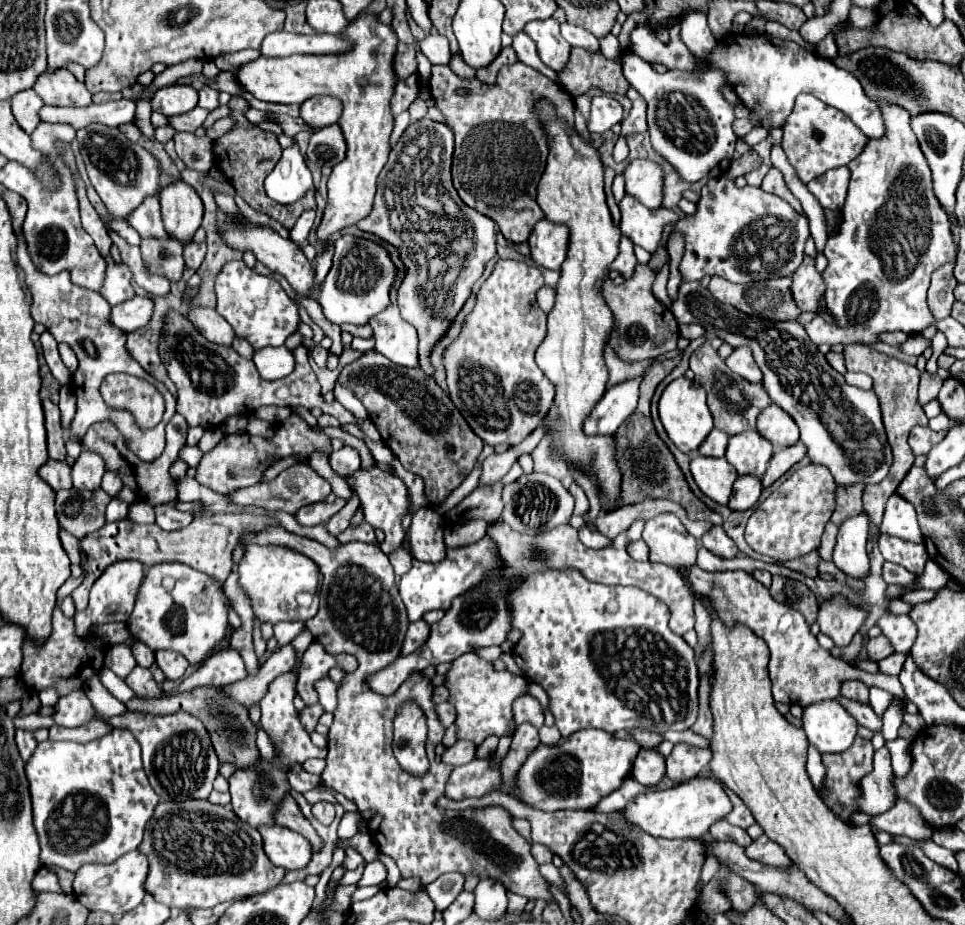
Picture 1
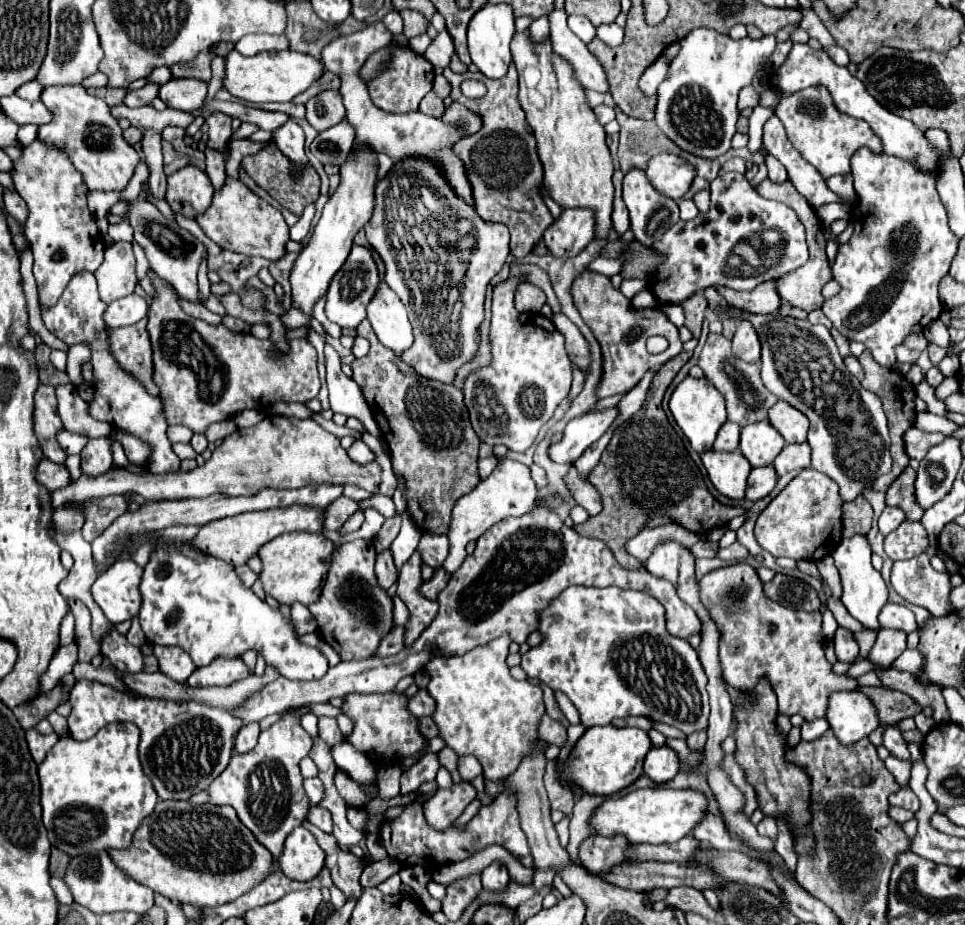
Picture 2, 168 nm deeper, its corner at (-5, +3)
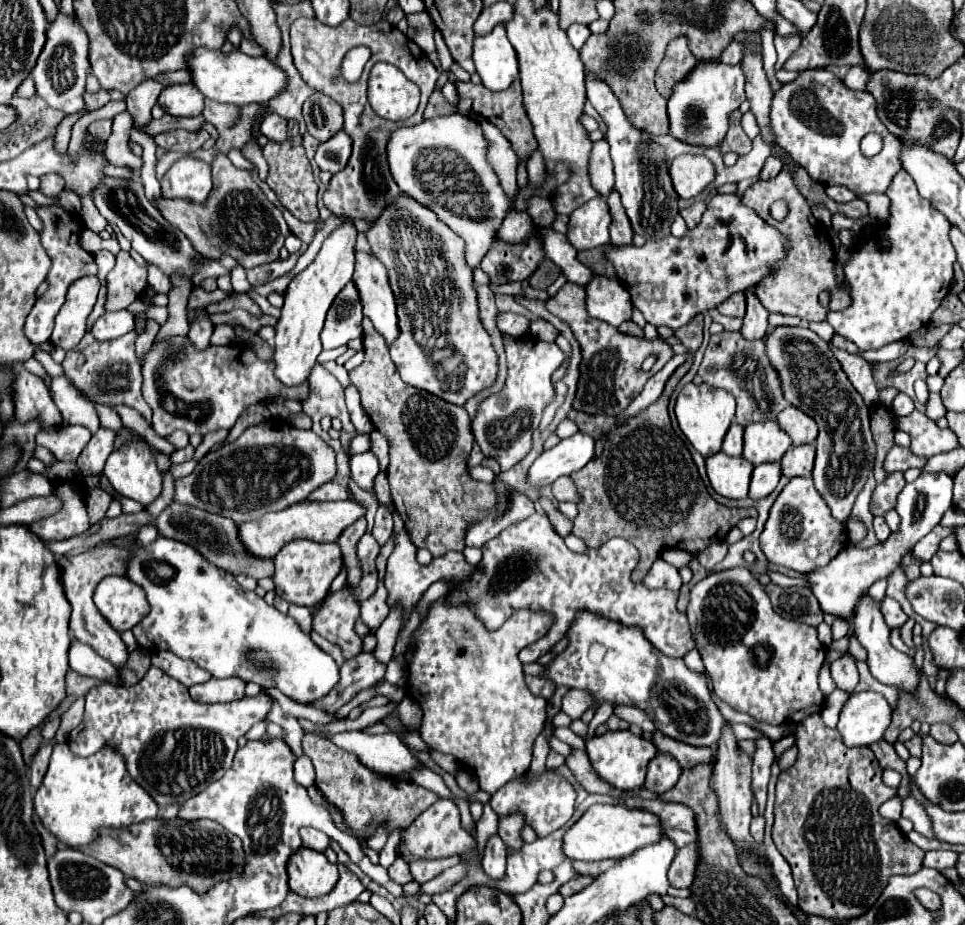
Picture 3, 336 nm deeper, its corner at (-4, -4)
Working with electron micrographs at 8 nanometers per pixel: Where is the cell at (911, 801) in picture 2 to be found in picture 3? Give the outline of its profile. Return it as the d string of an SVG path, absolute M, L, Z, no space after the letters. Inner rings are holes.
M897 796L897 798L891 798L891 800L887 800L881 808L879 808L879 814L883 816L883 818L887 818L887 820L899 820L901 818L901 798Z

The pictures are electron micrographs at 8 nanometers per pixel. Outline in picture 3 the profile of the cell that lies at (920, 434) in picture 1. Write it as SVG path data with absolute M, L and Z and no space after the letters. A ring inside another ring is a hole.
M893 446L885 458L885 470L887 472L905 472L907 468L921 468L925 466L929 458L917 458L909 448L903 446Z

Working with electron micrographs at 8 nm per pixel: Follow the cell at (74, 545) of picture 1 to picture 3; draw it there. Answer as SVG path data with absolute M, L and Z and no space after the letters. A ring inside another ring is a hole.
M91 490L87 494L87 514L91 524L95 524L97 520L101 520L109 508L113 498L109 498L109 494L105 490Z

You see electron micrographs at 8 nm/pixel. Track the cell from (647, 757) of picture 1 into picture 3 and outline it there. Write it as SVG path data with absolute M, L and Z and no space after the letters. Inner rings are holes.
M657 752L655 758L649 762L645 788L657 794L663 794L677 784L679 776L681 776L681 766L677 764L677 760L671 754Z

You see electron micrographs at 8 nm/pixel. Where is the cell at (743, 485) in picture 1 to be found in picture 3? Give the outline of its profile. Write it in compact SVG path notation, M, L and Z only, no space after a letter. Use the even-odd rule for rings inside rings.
M769 462L769 464L757 466L753 470L753 476L751 476L749 498L761 500L761 498L769 496L775 490L779 478L781 478L781 466L779 466L779 462Z

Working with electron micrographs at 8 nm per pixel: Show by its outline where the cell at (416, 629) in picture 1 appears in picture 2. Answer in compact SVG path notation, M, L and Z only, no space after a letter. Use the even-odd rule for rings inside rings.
M394 627L380 641L378 649L374 651L374 657L390 657L390 655L396 655L398 651L402 651L402 639L404 639L404 629L402 627Z

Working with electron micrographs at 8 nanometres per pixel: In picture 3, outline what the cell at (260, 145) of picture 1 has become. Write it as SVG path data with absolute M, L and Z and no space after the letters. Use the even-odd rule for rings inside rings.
M291 132L289 140L283 144L277 142L267 142L267 146L263 146L263 156L269 164L269 176L267 176L267 184L269 188L277 194L279 202L299 220L305 222L313 222L319 218L319 210L317 210L317 182L313 180L313 172L311 172L311 164L305 156L305 150L301 146L301 134L299 132Z

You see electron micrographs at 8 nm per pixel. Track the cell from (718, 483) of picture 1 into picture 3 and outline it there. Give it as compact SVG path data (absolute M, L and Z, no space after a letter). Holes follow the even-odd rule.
M725 452L713 454L707 458L707 476L713 490L725 498L743 500L747 498L749 480L751 480L753 464L745 458L733 458Z

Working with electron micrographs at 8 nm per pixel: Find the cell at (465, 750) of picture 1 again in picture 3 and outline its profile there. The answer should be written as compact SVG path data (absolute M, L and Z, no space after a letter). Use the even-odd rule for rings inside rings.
M361 730L343 732L331 738L339 748L353 752L365 768L373 768L381 776L395 776L399 772L415 772L425 768L395 734L371 736Z

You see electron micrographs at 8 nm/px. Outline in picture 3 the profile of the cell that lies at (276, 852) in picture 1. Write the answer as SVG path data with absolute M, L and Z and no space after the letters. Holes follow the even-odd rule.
M301 846L289 858L289 888L299 896L323 896L333 890L337 880L337 864L331 864L323 852Z

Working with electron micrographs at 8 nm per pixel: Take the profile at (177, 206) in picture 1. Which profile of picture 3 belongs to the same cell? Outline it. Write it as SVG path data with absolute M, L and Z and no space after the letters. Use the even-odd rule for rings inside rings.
M195 158L177 160L161 180L161 194L165 198L189 202L205 202L211 188L211 166Z

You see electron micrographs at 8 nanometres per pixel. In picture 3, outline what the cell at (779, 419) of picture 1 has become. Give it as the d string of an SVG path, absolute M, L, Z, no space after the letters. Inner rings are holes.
M787 406L785 410L781 410L777 414L777 422L789 434L795 446L813 444L817 438L817 424L813 422L813 418L809 418L807 414L803 414L793 406Z

